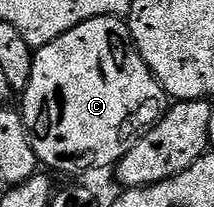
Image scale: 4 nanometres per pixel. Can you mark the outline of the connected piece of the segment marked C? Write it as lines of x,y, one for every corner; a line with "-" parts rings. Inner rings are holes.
115,16
91,18
71,30
67,30
67,34
55,38
55,42
36,49
33,65
31,66
31,82
27,82
27,90
20,97
20,100
19,111
22,118
25,119
27,134
31,138
31,146
35,150
38,161
44,167
46,164
47,167
54,168
54,170
49,169
54,173
85,172
88,168
93,167
112,169
125,157
127,150
131,150
131,146
135,146
135,142
139,142
141,136
147,135
161,121
167,107
167,97
164,90
161,89
161,83
153,77
153,71
145,65
143,58
137,52
136,46
133,45
133,39
129,36
128,23
124,19

